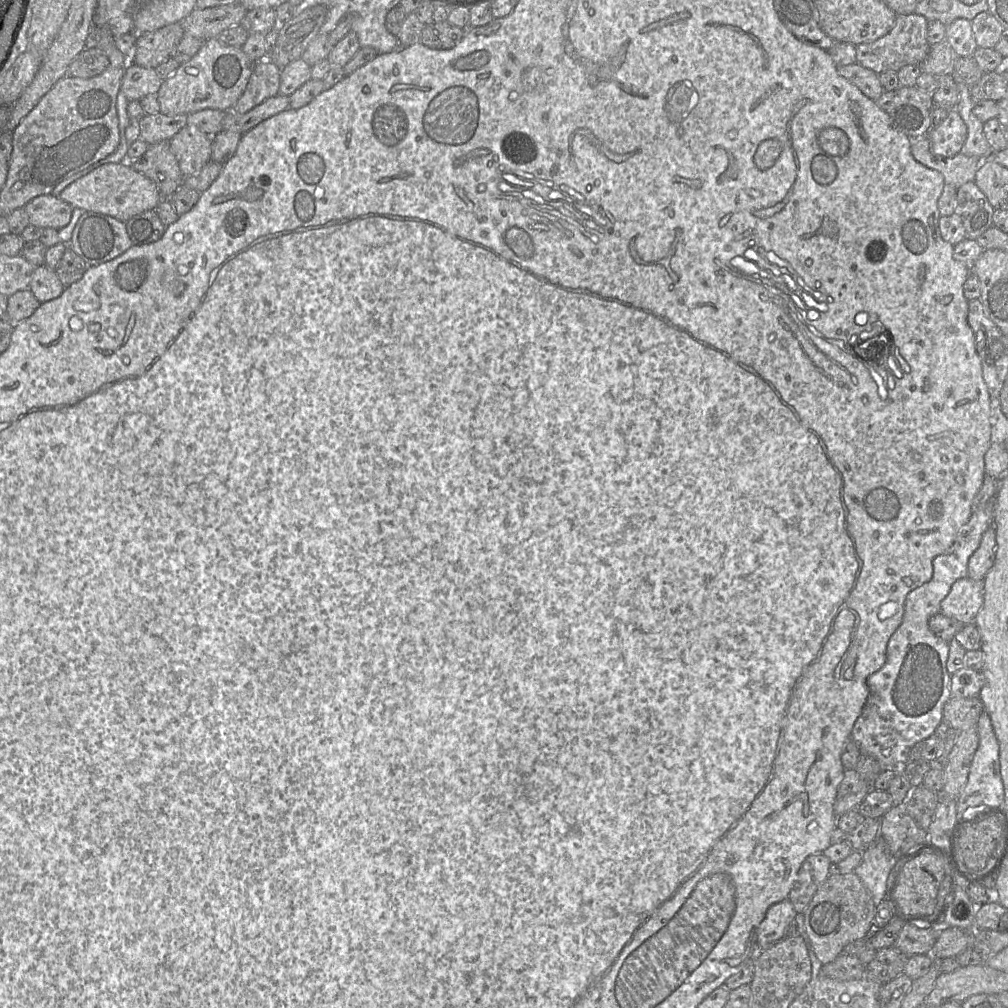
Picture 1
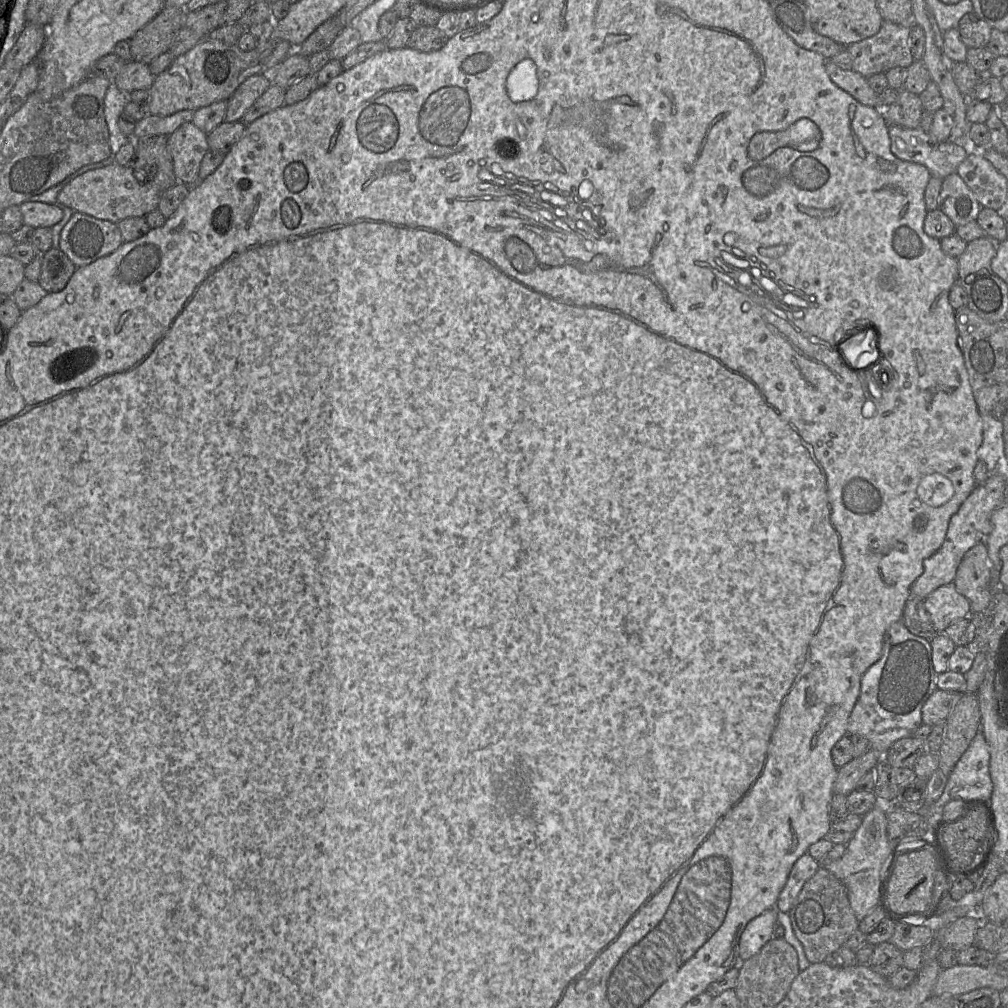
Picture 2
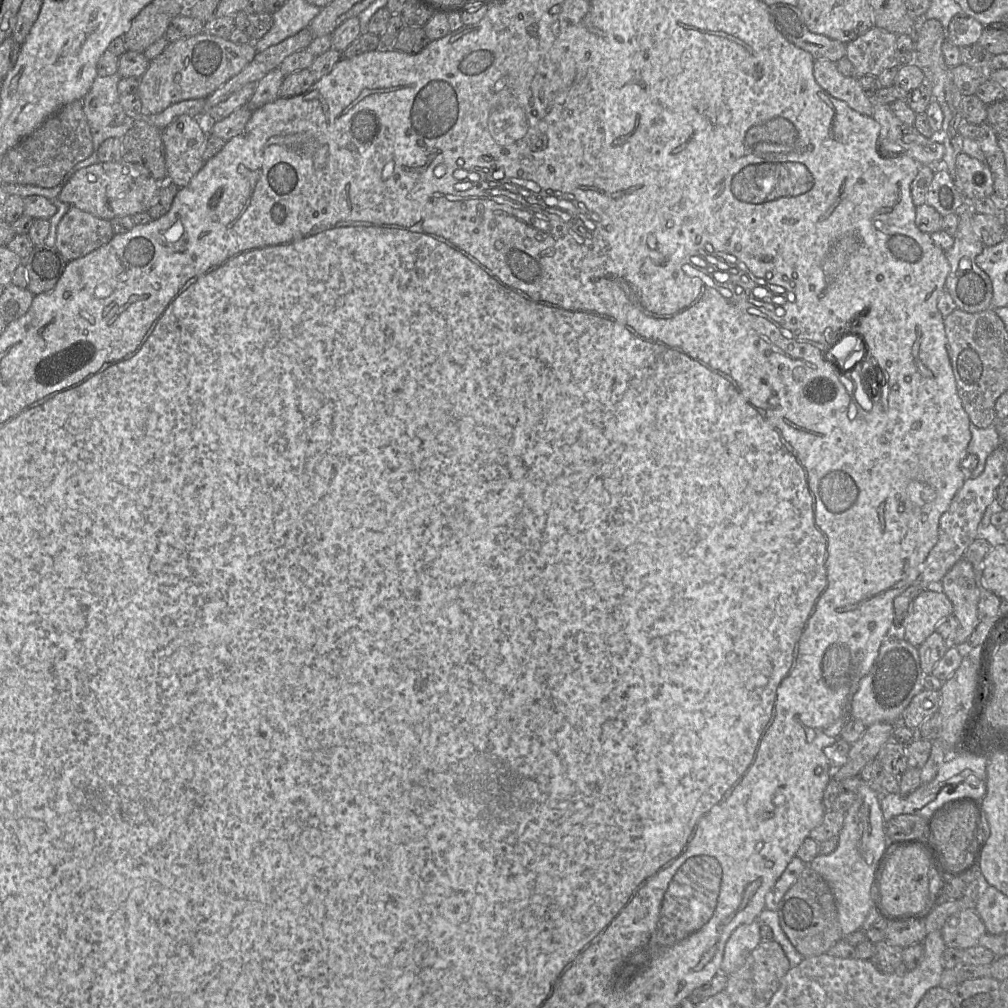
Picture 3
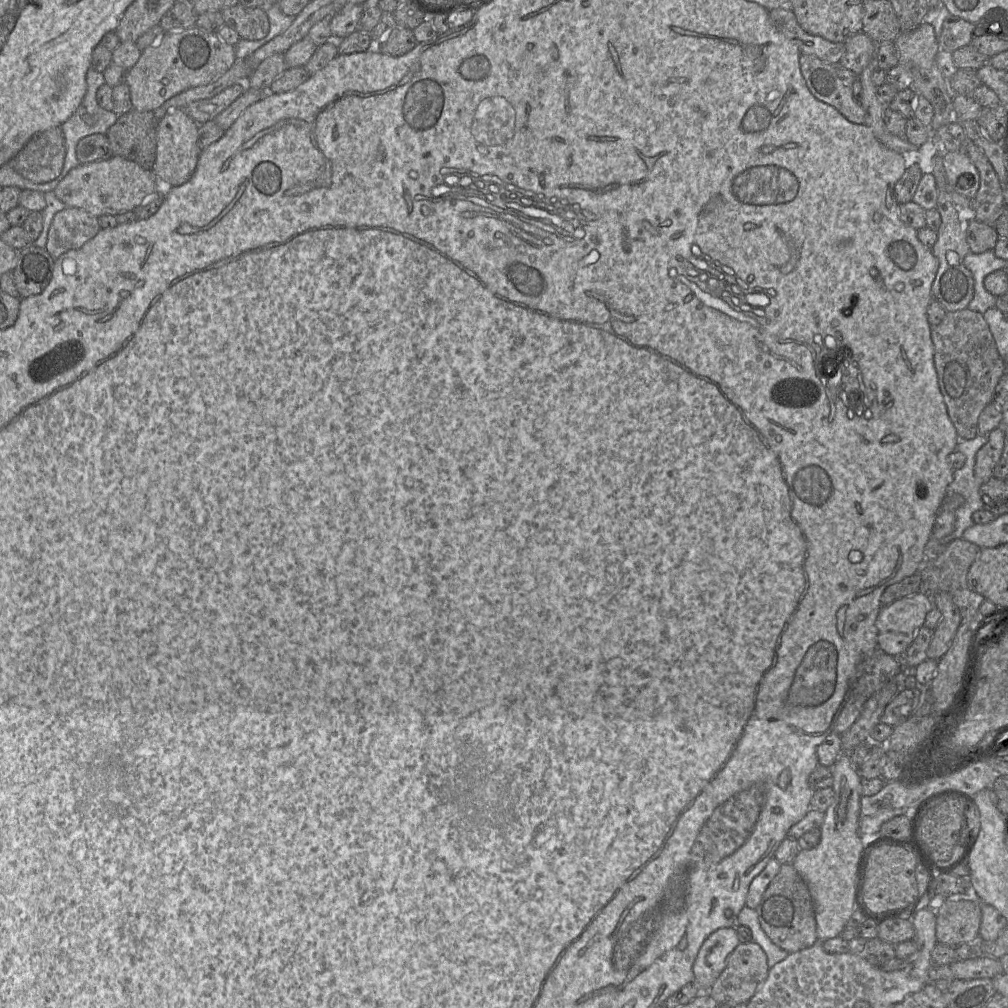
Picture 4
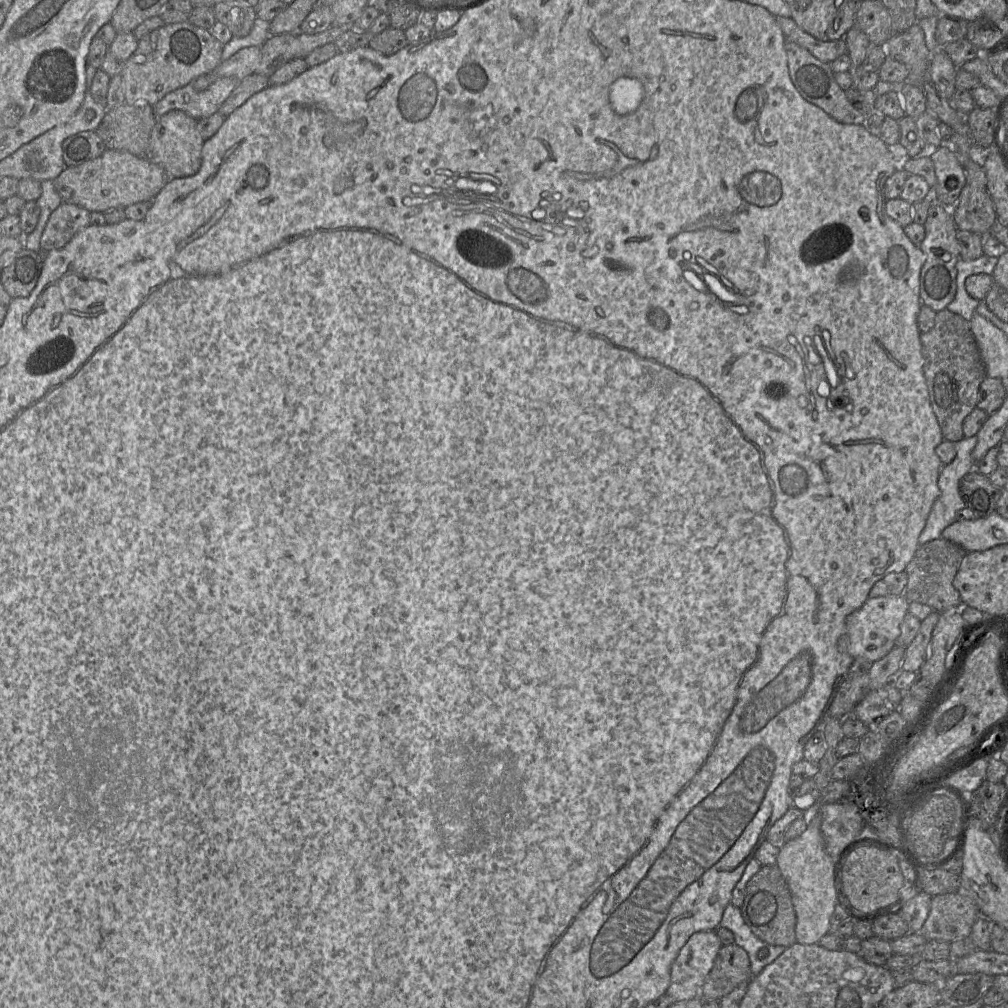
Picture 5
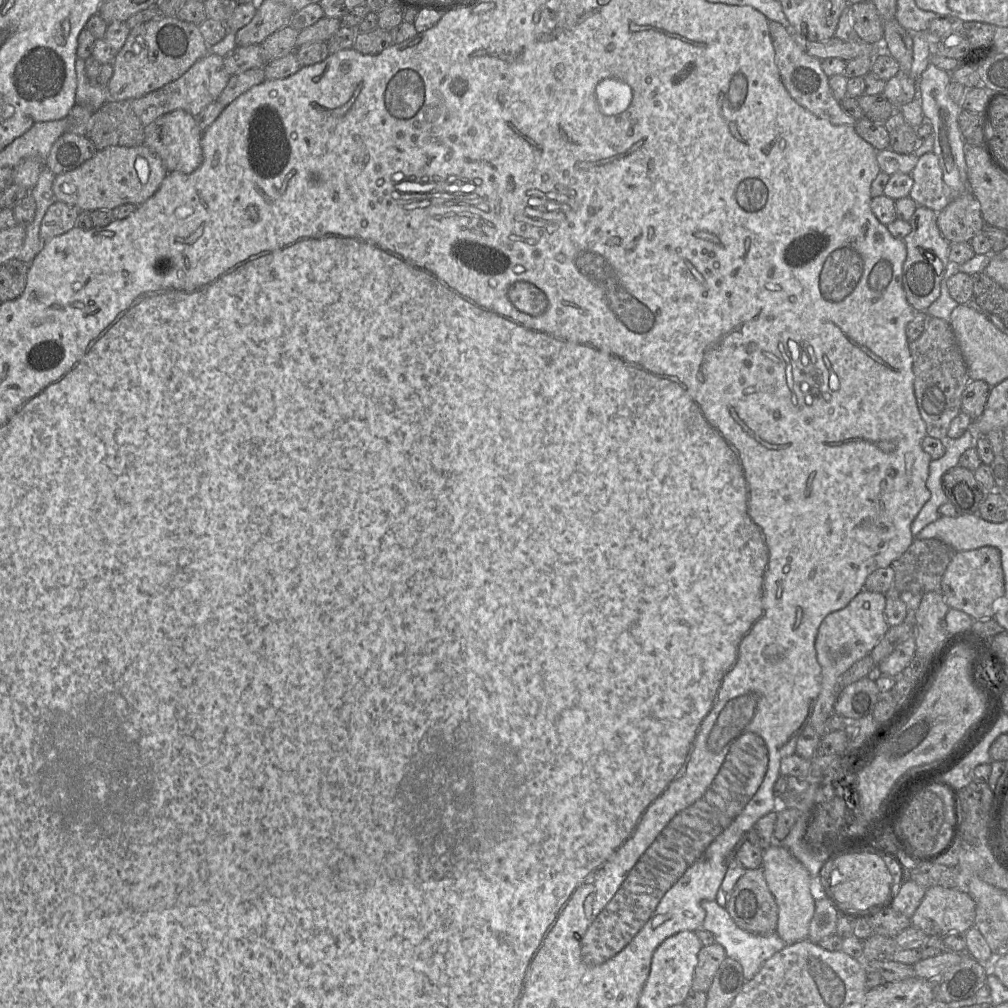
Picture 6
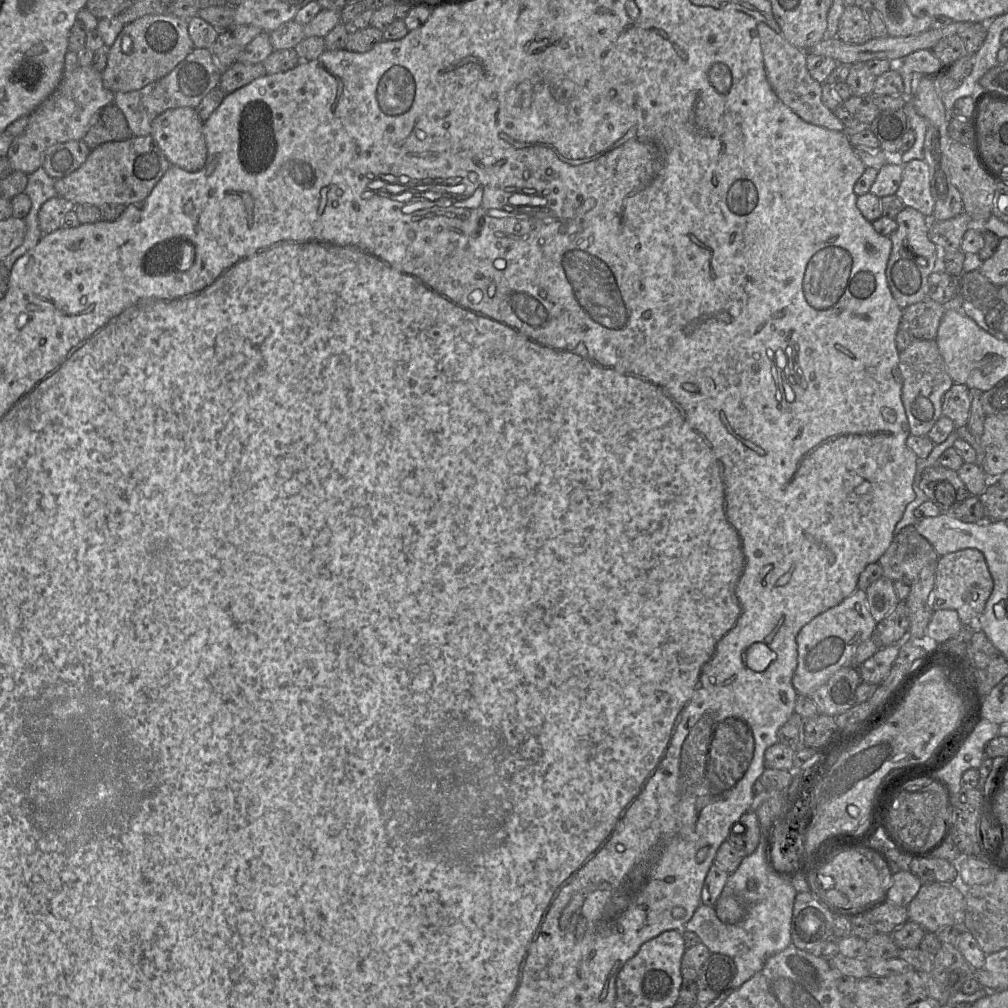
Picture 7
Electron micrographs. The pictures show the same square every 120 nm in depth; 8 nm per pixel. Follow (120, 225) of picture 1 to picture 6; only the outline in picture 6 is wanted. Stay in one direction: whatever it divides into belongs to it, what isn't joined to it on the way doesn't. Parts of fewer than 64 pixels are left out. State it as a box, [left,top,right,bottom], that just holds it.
[40,201,80,242]

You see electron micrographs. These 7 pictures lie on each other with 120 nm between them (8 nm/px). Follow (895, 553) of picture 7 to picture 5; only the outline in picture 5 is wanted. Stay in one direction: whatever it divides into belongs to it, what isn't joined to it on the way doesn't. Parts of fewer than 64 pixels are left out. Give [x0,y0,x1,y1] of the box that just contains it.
[903,538,968,611]

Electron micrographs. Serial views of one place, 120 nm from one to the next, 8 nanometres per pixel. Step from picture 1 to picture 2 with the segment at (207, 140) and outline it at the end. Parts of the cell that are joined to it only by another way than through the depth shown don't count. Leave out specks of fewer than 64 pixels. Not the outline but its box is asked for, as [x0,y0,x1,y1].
[167,122,209,183]

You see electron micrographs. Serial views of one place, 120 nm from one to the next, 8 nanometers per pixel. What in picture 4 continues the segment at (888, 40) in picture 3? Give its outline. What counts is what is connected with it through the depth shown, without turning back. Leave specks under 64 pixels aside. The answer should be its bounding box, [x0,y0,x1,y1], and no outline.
[839,32,878,76]

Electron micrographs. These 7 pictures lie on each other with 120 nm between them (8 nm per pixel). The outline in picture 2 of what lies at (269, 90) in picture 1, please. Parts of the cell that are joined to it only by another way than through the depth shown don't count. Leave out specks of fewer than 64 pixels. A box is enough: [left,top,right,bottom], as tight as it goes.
[224,74,272,121]

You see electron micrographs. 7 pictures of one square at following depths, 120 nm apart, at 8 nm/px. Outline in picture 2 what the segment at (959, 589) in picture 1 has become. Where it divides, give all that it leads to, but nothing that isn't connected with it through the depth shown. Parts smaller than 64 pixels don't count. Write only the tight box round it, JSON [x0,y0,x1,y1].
[923,582,971,633]

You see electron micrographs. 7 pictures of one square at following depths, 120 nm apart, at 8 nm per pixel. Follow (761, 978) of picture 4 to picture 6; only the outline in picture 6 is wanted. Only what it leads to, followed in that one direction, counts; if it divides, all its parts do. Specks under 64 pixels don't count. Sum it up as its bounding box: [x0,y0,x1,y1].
[692,943,726,993]

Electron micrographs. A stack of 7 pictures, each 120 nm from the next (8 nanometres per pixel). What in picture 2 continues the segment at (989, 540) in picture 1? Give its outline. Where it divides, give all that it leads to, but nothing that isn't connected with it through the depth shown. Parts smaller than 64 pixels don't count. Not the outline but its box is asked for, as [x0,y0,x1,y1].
[953,541,991,620]

